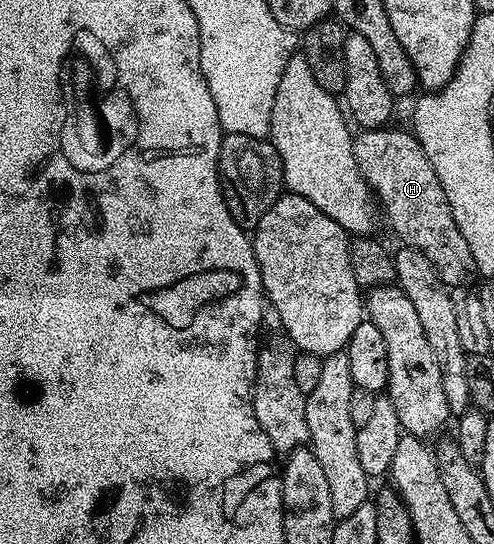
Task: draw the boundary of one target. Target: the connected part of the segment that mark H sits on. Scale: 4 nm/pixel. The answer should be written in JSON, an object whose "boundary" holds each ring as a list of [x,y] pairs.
{"boundary":[[[385,126],[361,131],[353,139],[353,156],[362,180],[372,189],[379,207],[388,215],[388,224],[401,236],[403,243],[414,250],[422,250],[430,262],[434,262],[434,270],[438,270],[438,278],[448,285],[449,289],[468,288],[472,279],[477,279],[476,256],[470,254],[470,242],[462,238],[462,230],[458,230],[458,222],[454,222],[454,214],[450,202],[446,198],[446,190],[442,190],[442,182],[438,182],[438,174],[434,174],[432,160],[426,158],[426,150],[422,150],[420,139],[411,131],[403,132],[400,128]]]}

